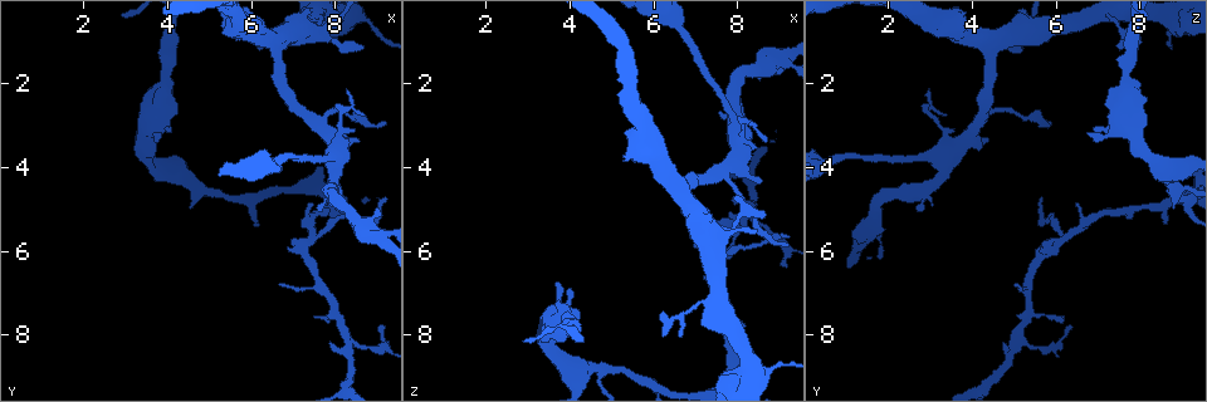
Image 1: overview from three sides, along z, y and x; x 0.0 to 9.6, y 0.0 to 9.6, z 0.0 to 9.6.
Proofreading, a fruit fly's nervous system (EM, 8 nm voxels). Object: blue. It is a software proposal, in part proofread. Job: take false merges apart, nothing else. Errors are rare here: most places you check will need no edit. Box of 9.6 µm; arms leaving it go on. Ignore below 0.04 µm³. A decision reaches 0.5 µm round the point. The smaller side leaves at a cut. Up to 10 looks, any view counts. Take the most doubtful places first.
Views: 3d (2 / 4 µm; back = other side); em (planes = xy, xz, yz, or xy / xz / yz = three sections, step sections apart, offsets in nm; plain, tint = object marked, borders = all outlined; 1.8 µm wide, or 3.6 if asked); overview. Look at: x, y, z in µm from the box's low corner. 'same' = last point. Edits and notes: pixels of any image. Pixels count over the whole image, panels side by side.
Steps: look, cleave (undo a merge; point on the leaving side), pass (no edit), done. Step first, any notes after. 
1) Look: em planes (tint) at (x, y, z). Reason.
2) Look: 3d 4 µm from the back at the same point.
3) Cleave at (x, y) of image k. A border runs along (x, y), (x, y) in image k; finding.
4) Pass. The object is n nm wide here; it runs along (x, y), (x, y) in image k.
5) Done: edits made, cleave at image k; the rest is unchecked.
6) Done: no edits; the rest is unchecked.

Look: em 3.6 µm xz step 16 (borders) at (7.55, 0.75, 5.65). Branch point.

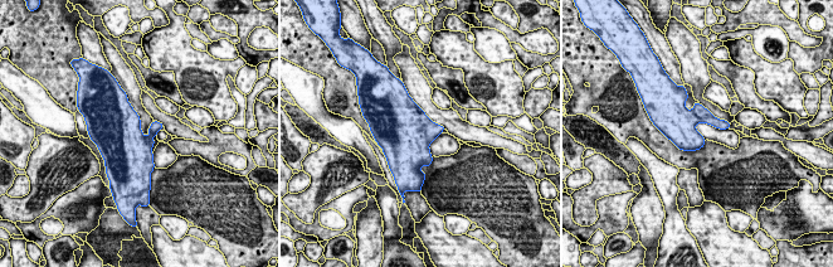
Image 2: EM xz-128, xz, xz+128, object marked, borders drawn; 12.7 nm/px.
Look: em 3.6 µm planes (borders) at the same point.

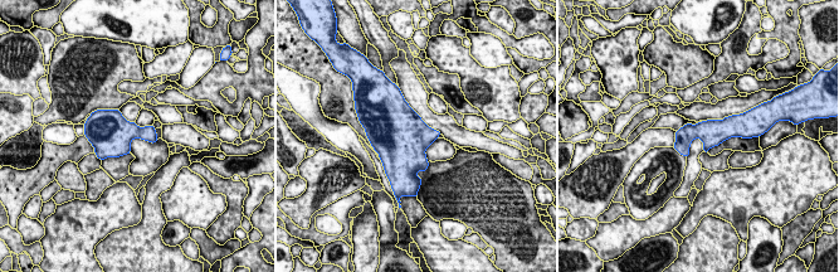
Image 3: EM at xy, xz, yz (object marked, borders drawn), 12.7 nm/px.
Pass. The object is 320 nm wide here; one cell here.

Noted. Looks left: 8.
Look: 3d 2 µm at (8.85, 8.25, 5.65). A narrow waist.

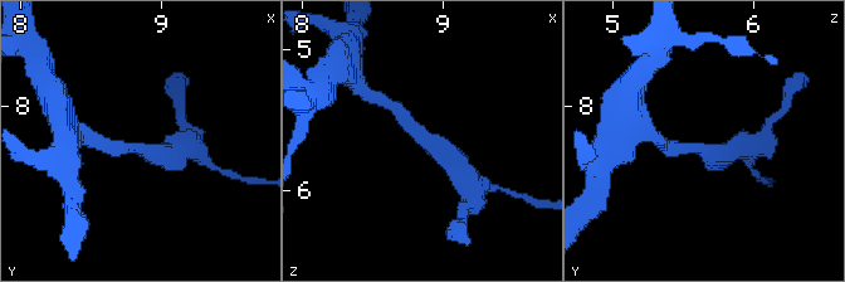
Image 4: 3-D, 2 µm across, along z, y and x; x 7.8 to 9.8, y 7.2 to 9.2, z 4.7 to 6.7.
Look: em xy step 8 (borders) at (8.86, 8.28, 5.60). Need the tissue.

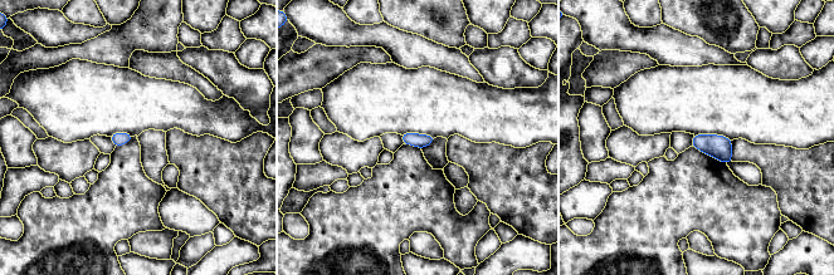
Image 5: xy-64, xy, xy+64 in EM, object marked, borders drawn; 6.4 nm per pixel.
Pass. All the same cell.

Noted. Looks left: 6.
Look: em planes (tint) at (3.40, 3.75, 8.30). Thin neck.

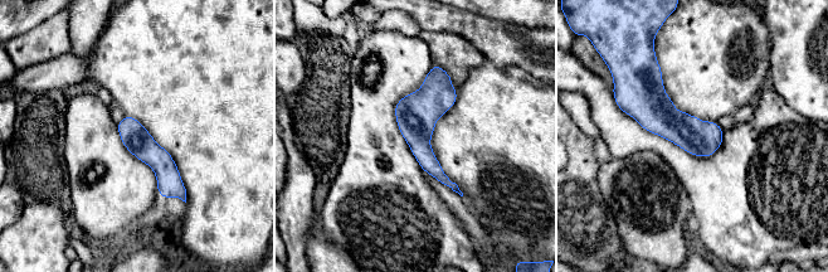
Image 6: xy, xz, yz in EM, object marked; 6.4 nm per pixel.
Pass. The object is 180 nm wide here; it runs along (438, 69), (422, 151), (452, 185) in image 6; one cell here.

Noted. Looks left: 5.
Look: em 3.6 µm xz step 16 (plain) at (3.95, 2.00, 7.75). Calibre changes.

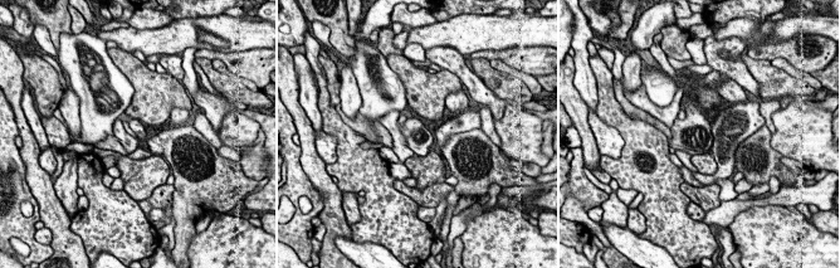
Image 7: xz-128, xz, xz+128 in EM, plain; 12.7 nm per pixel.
Look: em 3.6 µm xz step 16 (tint) at the same point.

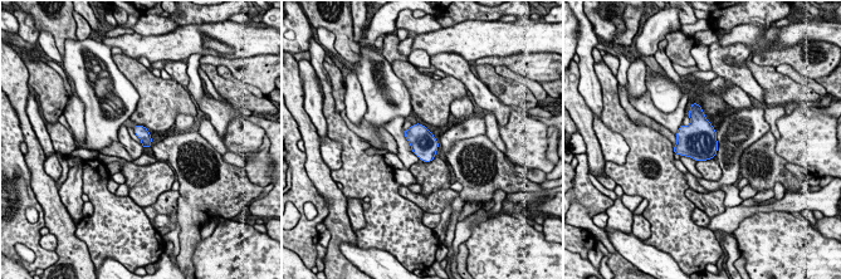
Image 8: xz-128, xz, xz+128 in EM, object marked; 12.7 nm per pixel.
Pass. All the same cell.

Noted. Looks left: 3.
Done: no edits; the rest is unchecked.

